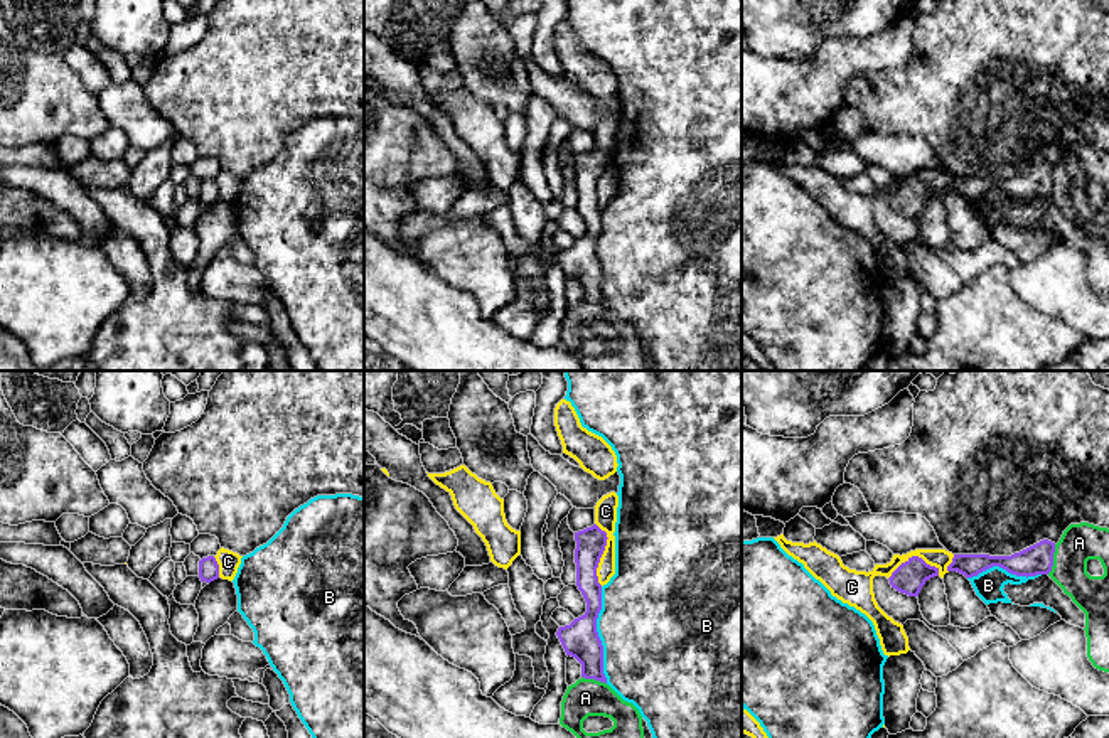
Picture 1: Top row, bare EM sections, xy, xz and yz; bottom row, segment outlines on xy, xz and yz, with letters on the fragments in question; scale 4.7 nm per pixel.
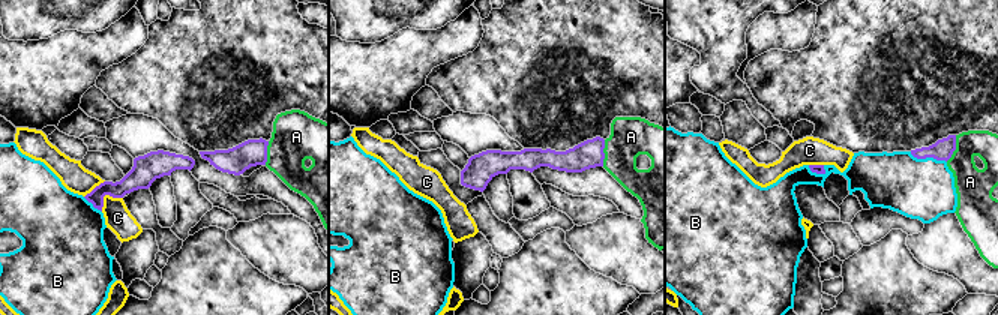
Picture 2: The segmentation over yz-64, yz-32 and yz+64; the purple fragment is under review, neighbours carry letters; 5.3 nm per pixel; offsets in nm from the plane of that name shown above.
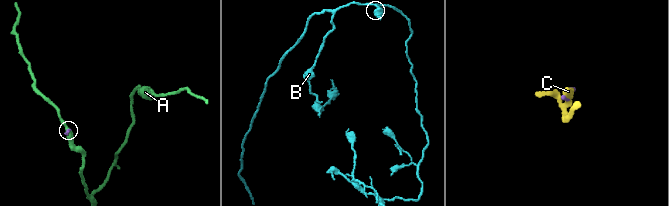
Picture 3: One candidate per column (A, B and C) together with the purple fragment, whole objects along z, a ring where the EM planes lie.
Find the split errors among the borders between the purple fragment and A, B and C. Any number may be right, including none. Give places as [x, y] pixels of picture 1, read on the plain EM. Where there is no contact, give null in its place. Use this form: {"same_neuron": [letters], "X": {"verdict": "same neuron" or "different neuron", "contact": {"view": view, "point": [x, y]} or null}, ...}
{"same_neuron": [], "A": {"verdict": "different neuron", "contact": {"view": "yz", "point": [1052, 182]}}, "B": {"verdict": "different neuron", "contact": {"view": "xz", "point": [597, 258]}}, "C": {"verdict": "different neuron", "contact": {"view": "xz", "point": [602, 176]}}}

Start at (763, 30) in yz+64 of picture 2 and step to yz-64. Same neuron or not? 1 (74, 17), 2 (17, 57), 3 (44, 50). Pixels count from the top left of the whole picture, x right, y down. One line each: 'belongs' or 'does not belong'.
1: does not belong
2: belongs
3: belongs

